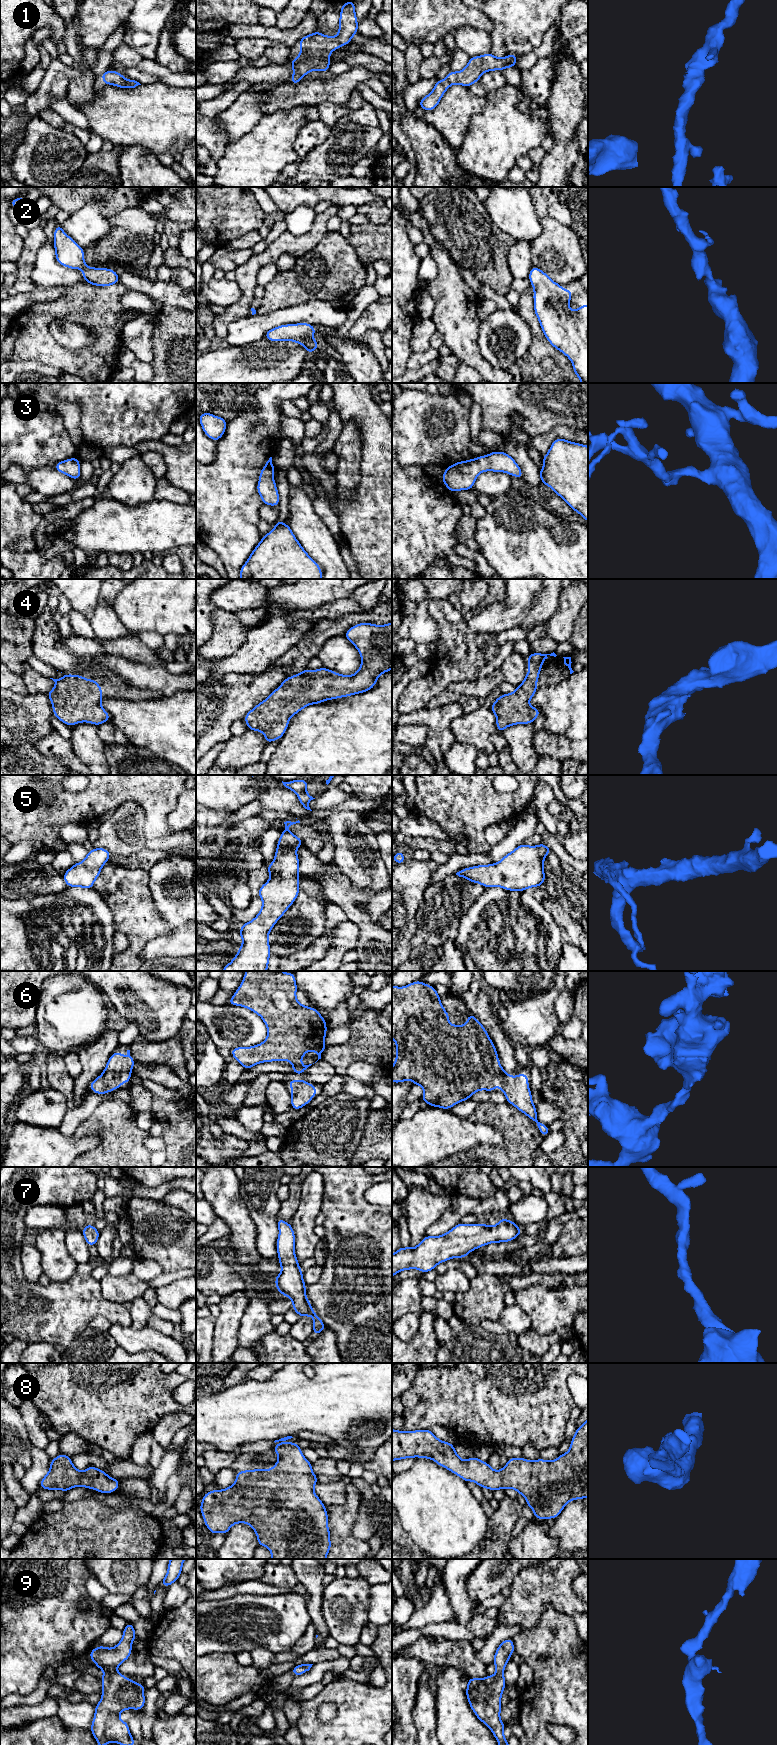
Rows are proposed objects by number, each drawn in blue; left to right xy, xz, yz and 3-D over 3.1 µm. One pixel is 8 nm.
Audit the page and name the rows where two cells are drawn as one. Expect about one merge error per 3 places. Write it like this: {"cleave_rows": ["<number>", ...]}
{"cleave_rows": []}

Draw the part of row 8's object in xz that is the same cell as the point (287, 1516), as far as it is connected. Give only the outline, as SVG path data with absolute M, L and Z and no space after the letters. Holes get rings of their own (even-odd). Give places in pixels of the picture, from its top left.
M297 1442L272 1448L279 1456L272 1469L237 1471L232 1486L203 1495L199 1505L212 1535L229 1532L232 1525L246 1523L257 1535L259 1546L267 1546L271 1559L326 1559L332 1546L326 1506L314 1493L318 1482L312 1463L302 1454Z

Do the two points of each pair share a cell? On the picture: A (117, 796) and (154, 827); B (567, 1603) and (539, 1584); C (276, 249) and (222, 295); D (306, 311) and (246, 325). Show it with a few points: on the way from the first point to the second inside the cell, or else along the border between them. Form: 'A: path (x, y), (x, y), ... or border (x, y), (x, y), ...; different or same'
A: path (130, 796), (139, 796), (154, 811), (154, 814); same
B: path (560, 1596), (549, 1586), (546, 1586); same
C: border (234, 280), (239, 287), (240, 298), (230, 306); different
D: path (291, 315), (278, 317), (261, 324); same

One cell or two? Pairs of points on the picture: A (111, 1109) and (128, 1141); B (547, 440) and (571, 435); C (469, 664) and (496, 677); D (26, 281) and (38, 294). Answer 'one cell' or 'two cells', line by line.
A: one cell
B: one cell
C: two cells
D: two cells

